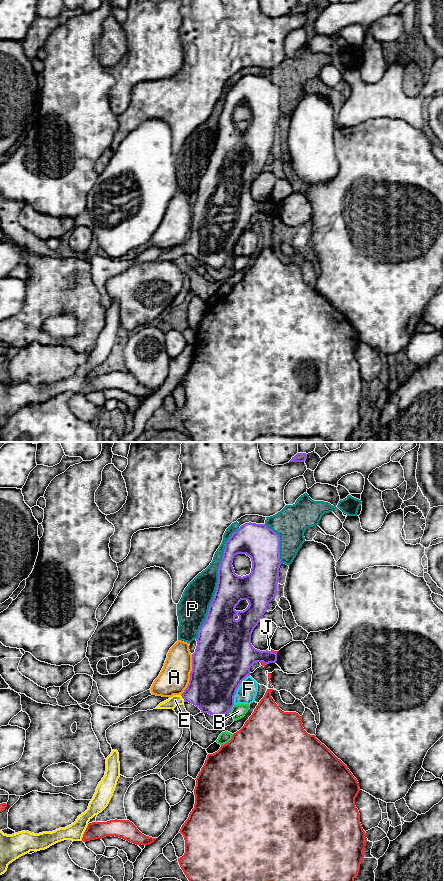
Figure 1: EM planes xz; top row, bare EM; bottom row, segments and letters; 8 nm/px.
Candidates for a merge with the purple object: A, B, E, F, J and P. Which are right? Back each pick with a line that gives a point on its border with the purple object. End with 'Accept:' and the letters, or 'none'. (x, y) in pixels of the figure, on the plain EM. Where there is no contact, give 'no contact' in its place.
E: meets purple in xz at (182, 249)
Accept: E

